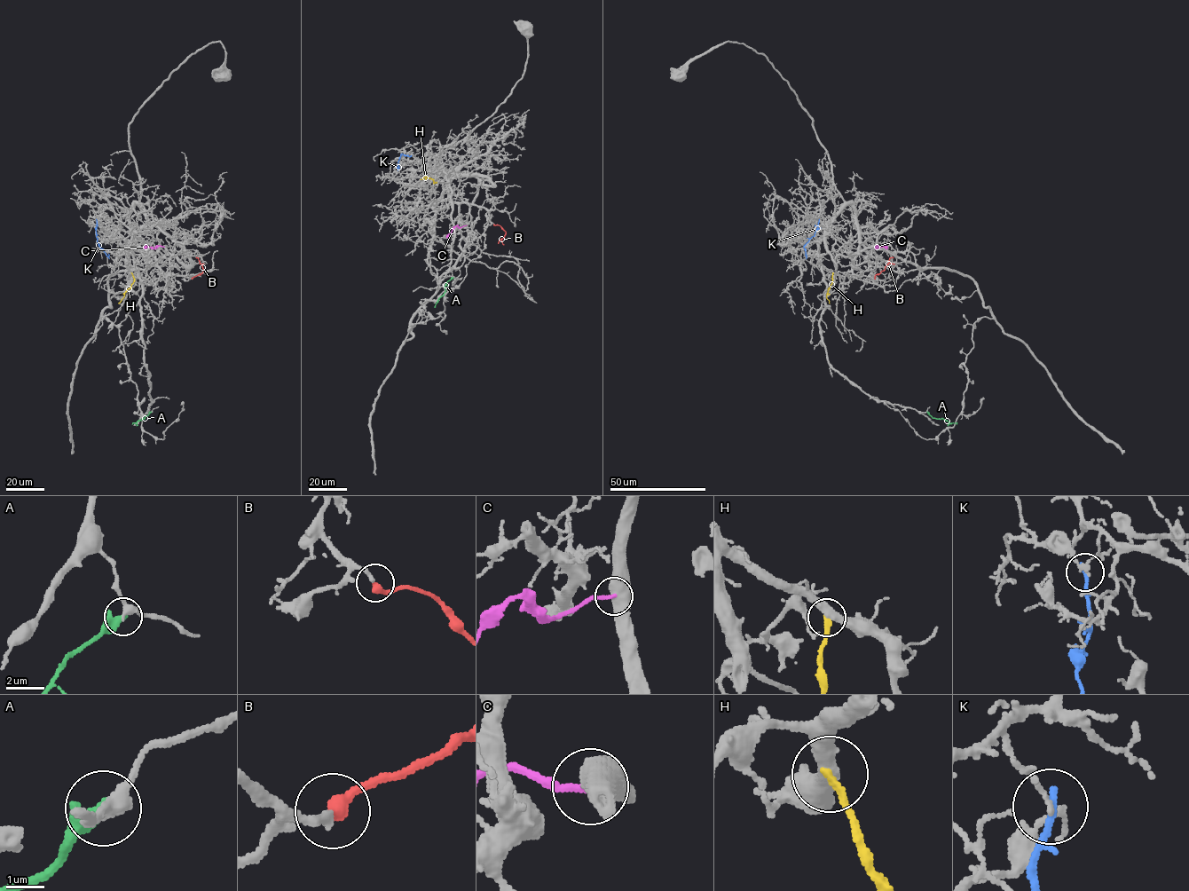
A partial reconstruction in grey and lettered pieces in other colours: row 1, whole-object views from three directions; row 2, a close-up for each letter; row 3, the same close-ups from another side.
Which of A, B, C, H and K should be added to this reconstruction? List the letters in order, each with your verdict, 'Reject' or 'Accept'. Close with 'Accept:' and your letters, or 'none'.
A: Reject
B: Accept
C: Reject
H: Reject
K: Reject
Accept: B

